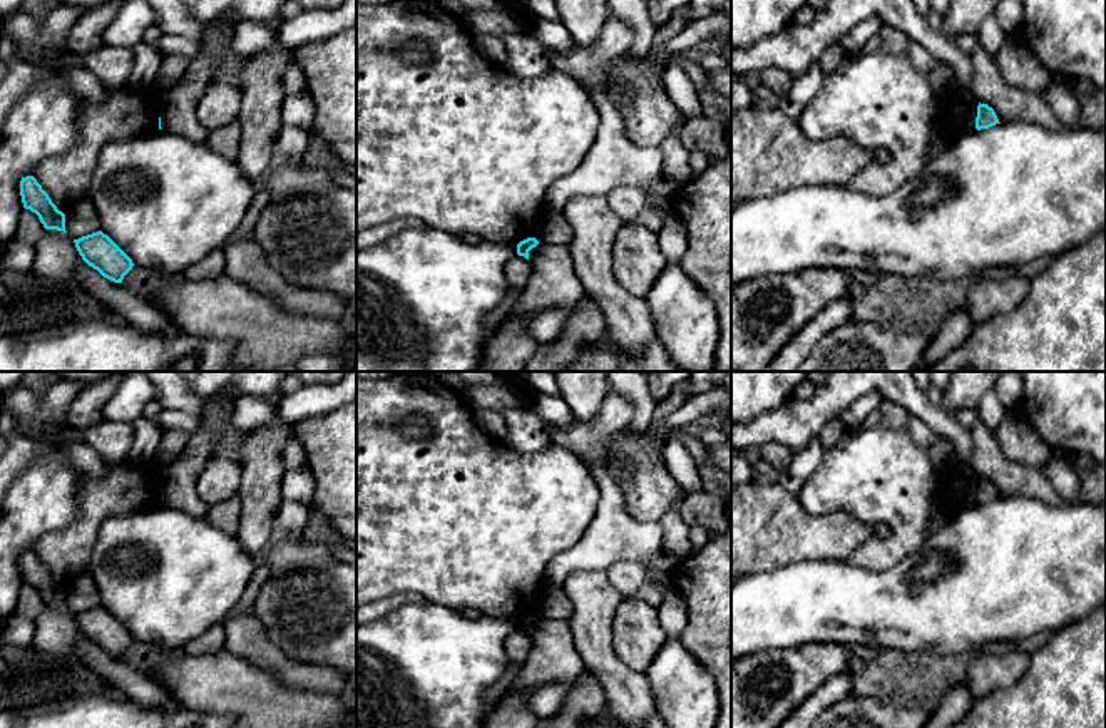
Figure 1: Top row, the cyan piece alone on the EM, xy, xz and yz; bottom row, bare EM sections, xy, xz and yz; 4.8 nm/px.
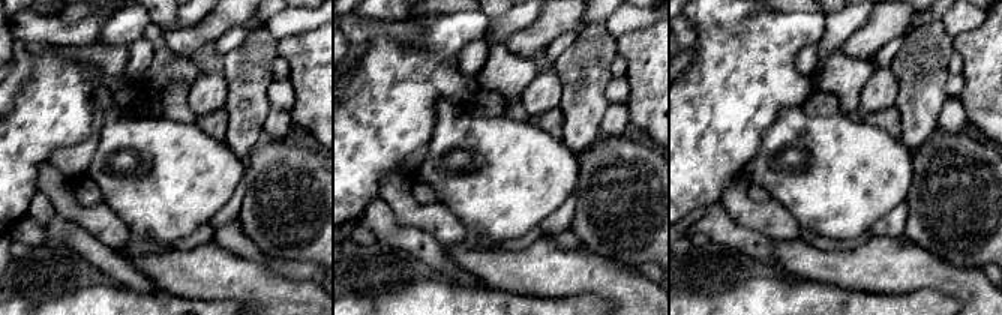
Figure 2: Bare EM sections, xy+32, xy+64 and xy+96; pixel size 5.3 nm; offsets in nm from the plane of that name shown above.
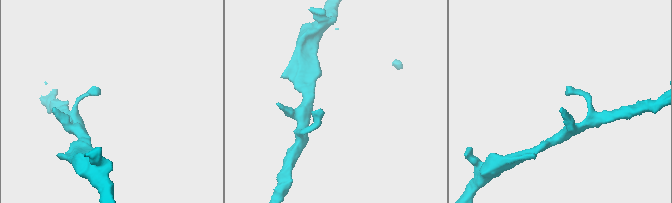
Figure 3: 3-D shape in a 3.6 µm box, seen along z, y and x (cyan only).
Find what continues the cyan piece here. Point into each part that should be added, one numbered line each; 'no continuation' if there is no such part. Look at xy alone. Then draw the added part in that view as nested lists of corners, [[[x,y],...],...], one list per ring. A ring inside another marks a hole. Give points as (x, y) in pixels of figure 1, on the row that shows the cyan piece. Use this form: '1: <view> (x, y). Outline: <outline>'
no continuation

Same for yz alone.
no continuation

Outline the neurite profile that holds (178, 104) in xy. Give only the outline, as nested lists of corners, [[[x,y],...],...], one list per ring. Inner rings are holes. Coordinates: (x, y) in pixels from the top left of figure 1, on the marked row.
[[[214,40],[196,59],[189,60],[184,77],[161,97],[161,127],[194,142],[206,142],[207,131],[196,117],[196,107],[214,80],[214,70],[223,60],[228,42]]]

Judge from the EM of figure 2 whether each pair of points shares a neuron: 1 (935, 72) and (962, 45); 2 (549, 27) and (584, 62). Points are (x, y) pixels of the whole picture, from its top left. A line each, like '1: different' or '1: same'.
1: different
2: different

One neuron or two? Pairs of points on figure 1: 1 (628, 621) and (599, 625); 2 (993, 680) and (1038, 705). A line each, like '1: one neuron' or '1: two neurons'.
1: two neurons
2: two neurons

